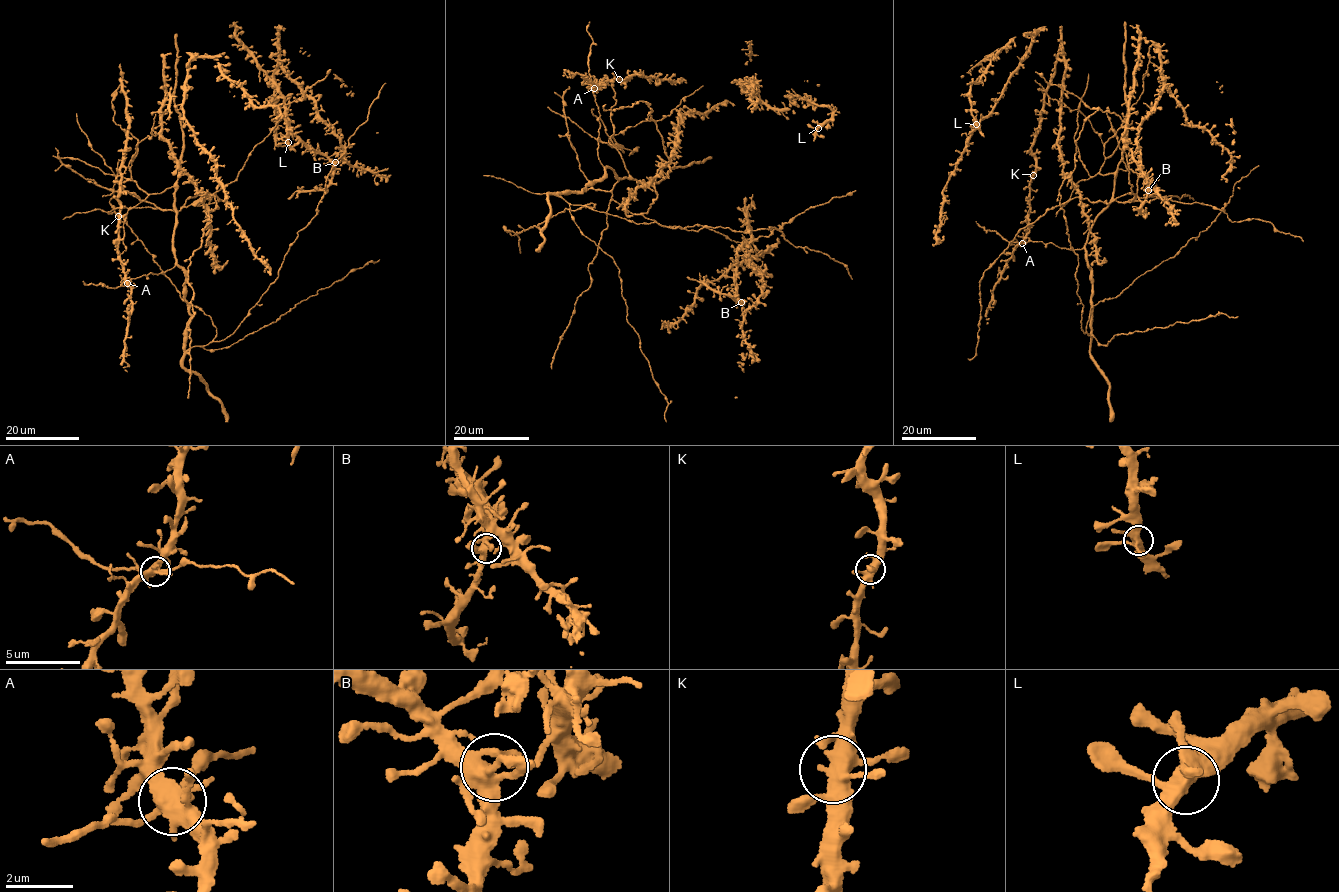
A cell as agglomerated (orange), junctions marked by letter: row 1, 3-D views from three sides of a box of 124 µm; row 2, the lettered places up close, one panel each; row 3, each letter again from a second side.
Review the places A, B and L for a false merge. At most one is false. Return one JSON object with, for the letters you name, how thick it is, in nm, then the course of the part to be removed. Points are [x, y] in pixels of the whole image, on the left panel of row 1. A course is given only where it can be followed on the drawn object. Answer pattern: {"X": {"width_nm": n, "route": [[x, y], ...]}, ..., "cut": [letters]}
{"cut": []}

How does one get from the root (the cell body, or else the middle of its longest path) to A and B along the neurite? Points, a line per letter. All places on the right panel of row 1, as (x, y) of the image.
A: (1133, 199), (1130, 202), (1110, 201), (1096, 218), (1081, 249), (1070, 250), (1039, 241), (1021, 242)
B: (1133, 199), (1136, 194), (1131, 194), (1129, 172), (1122, 155), (1126, 127), (1124, 141), (1146, 174), (1148, 190)

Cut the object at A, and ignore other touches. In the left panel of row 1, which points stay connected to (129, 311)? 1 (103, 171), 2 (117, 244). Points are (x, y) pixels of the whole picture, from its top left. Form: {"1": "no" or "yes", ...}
{"1": "no", "2": "yes"}

